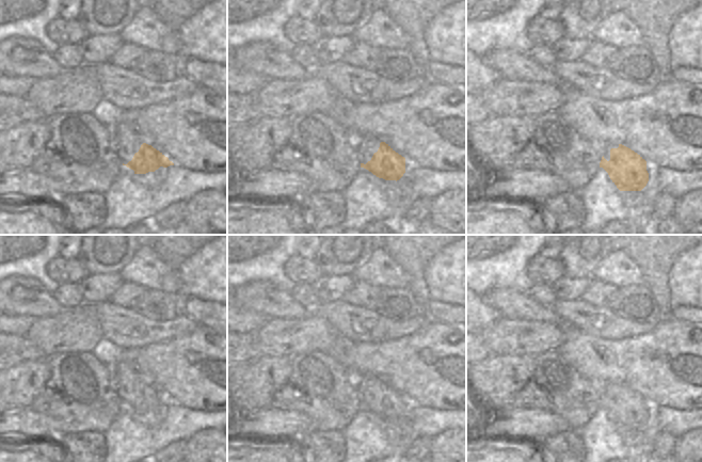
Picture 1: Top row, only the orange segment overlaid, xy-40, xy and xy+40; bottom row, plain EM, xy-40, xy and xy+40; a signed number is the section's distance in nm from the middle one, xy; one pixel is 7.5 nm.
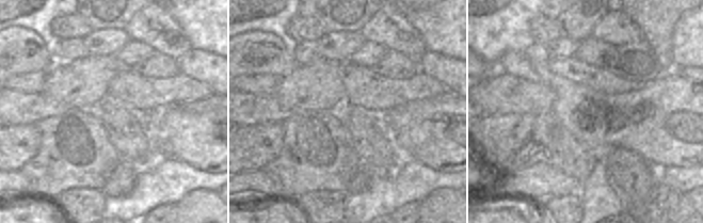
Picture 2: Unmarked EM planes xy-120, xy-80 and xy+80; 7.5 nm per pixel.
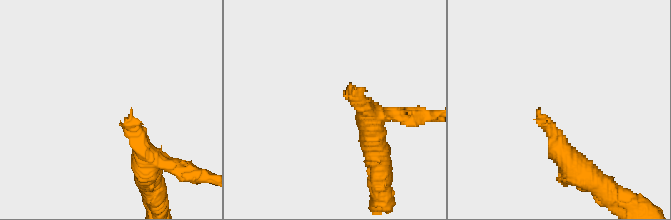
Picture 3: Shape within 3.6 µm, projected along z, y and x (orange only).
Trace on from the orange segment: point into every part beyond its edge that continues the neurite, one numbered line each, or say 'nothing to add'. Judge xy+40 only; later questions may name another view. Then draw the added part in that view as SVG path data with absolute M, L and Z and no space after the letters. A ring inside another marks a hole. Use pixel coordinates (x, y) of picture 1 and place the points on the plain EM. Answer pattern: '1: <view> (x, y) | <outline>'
1: xy+40 (606, 394) | M609 383L607 386L606 386L606 388L605 388L605 391L604 391L604 397L607 399L607 400L609 400L610 399L610 388L611 387L618 387L619 386L619 383Z

